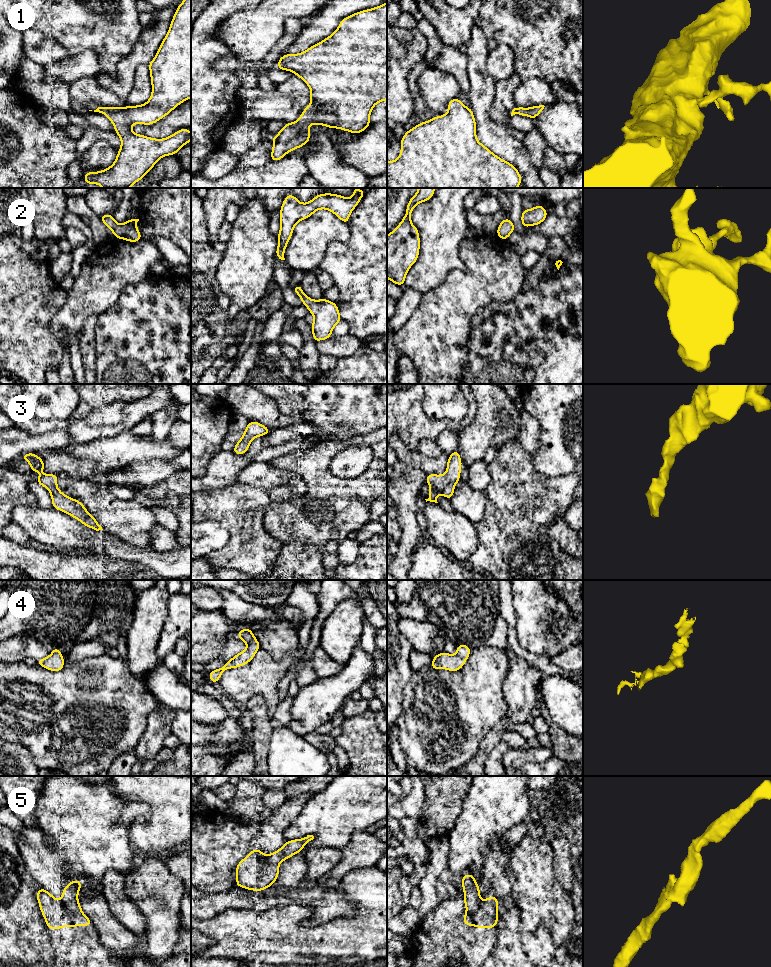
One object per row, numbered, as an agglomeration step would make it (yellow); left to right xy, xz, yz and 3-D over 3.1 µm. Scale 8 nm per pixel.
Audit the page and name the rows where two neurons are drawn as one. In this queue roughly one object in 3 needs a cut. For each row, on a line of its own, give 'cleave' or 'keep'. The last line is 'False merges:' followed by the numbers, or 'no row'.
1: keep
2: keep
3: keep
4: keep
5: cleave
False merges: 5

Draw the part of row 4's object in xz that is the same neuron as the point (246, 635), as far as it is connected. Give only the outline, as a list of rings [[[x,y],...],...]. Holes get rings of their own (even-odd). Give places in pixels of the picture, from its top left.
[[[250,628],[242,629],[236,636],[247,644],[247,648],[228,660],[222,668],[210,671],[209,680],[211,682],[217,683],[225,670],[238,668],[249,663],[254,658],[256,652],[261,648]]]

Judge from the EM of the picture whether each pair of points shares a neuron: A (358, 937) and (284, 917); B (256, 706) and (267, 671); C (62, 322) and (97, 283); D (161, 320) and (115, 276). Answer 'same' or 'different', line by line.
A: same
B: different
C: same
D: different

